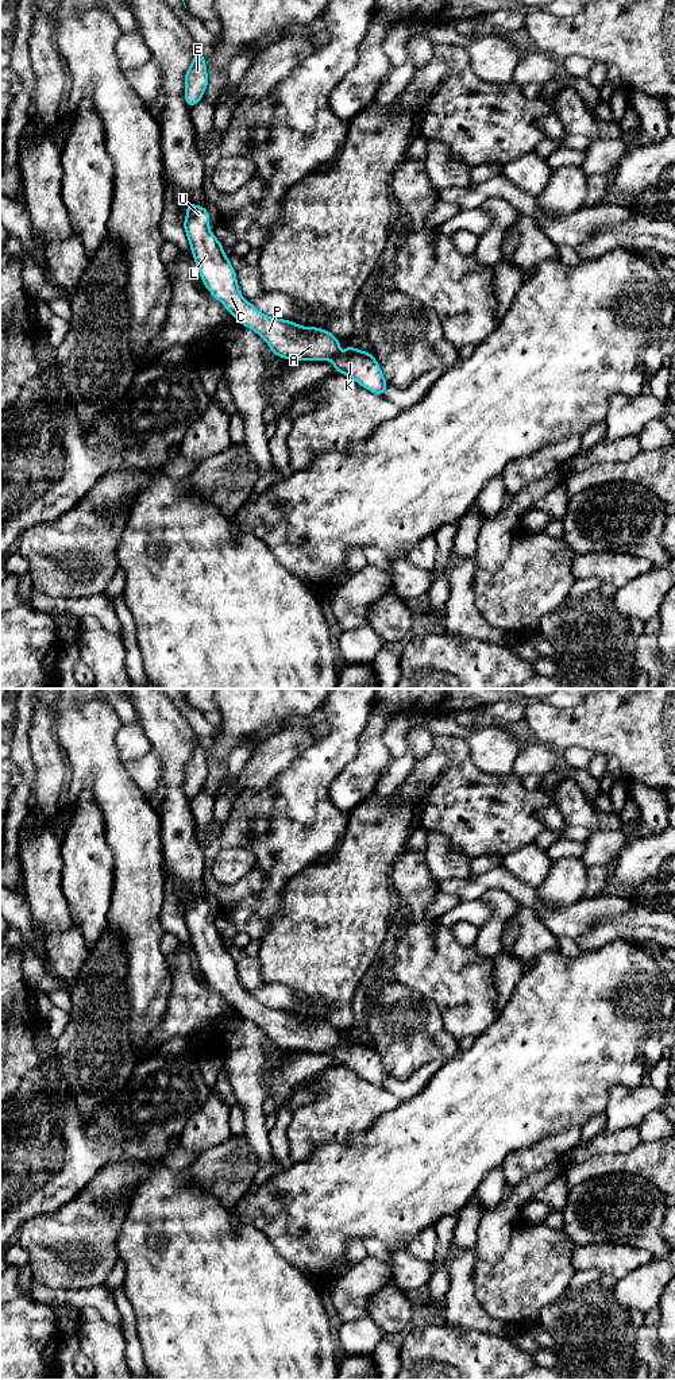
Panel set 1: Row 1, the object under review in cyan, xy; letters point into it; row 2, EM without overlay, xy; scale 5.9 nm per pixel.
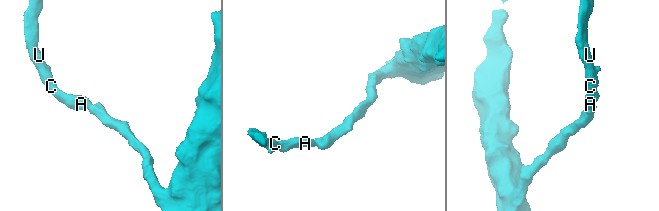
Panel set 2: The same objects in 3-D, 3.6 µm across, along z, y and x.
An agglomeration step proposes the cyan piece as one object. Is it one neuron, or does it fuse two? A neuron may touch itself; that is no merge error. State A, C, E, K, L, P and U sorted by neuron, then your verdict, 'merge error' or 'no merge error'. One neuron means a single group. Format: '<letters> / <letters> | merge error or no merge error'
A C E K L P U | no merge error

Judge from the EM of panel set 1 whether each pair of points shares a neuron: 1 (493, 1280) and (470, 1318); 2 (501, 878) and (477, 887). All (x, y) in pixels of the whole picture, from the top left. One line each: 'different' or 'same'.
1: different
2: same

